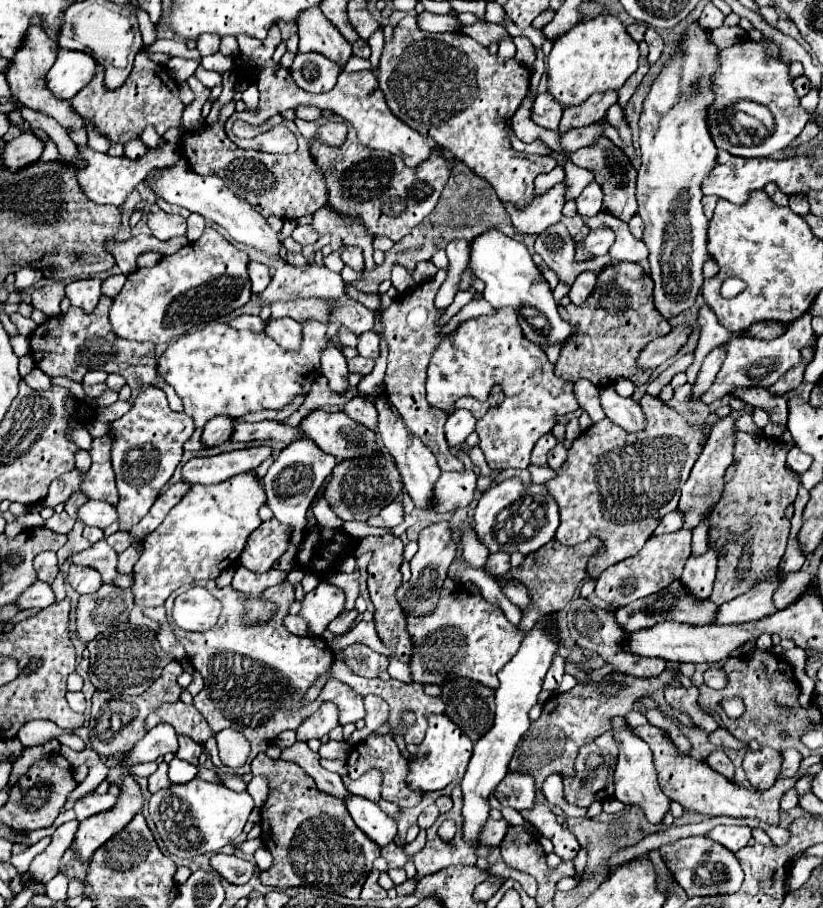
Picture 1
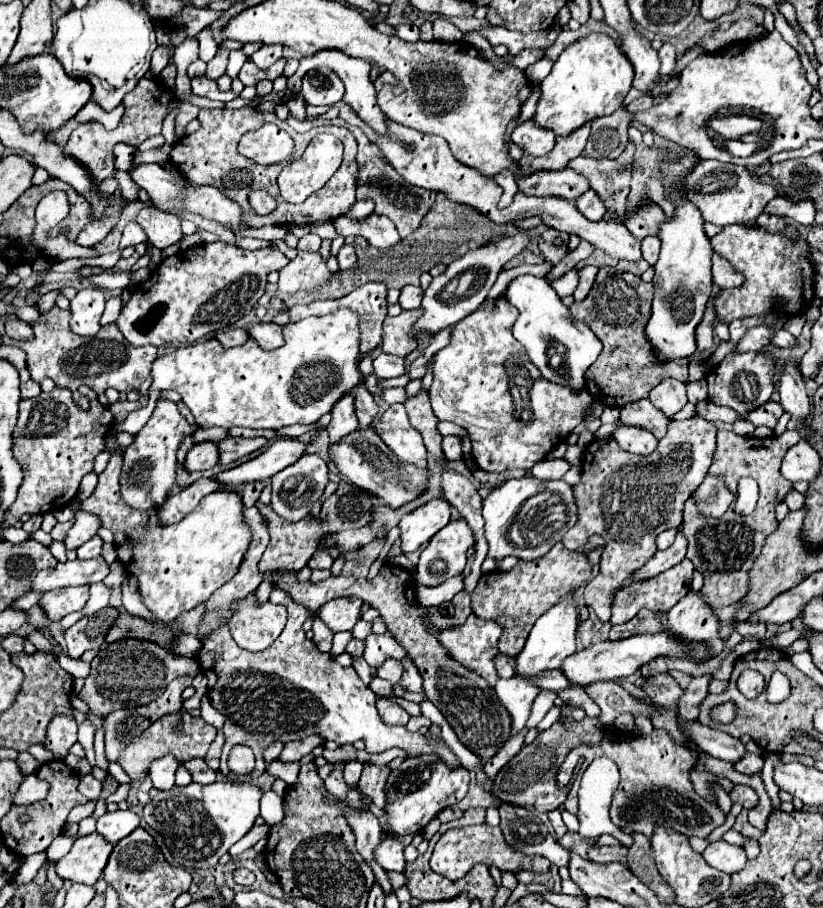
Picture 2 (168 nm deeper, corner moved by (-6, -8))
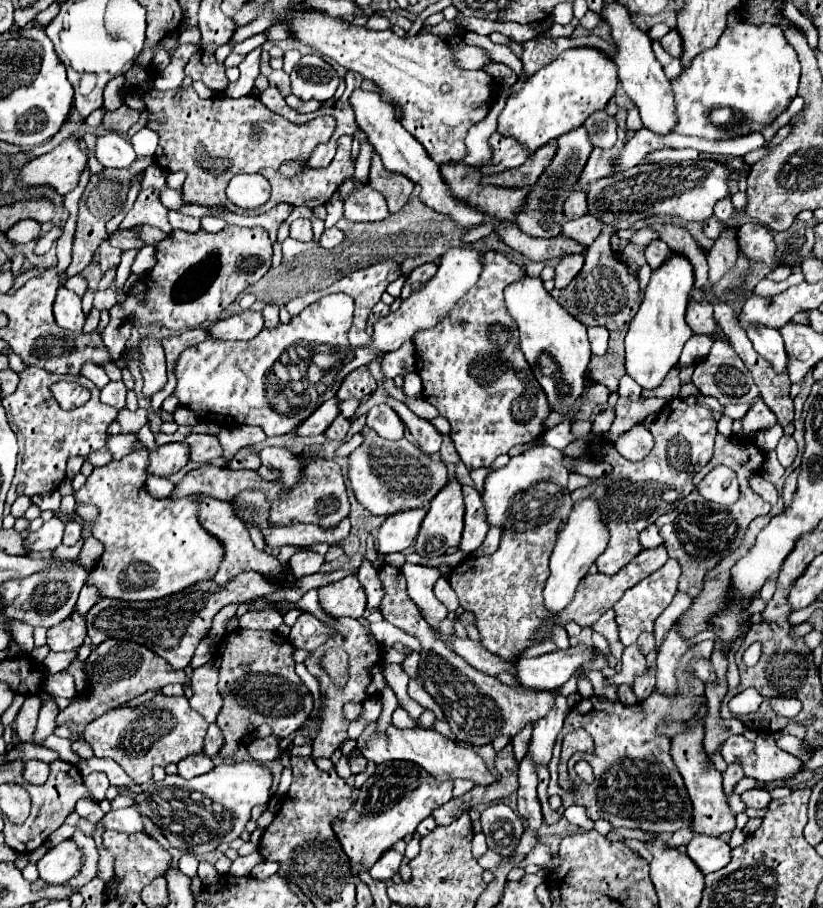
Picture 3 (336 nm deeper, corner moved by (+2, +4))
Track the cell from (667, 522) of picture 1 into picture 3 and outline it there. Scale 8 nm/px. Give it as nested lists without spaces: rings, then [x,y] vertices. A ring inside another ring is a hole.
[[[650,524],[648,528],[644,528],[640,534],[638,534],[638,540],[640,540],[640,546],[642,550],[648,550],[648,548],[656,548],[662,544],[662,538],[658,534],[658,528],[654,524]]]

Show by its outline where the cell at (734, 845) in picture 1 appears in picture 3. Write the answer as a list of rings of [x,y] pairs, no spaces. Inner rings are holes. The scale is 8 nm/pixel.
[[[694,836],[688,842],[688,856],[690,860],[704,872],[716,872],[730,862],[730,846],[722,838],[714,836]]]

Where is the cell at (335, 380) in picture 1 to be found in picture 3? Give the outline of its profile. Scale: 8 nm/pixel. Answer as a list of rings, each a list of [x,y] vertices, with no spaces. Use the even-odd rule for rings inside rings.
[[[338,416],[336,422],[332,422],[332,426],[324,434],[326,434],[326,438],[342,444],[344,438],[346,438],[346,434],[348,434],[348,430],[350,430],[350,422],[344,416]]]

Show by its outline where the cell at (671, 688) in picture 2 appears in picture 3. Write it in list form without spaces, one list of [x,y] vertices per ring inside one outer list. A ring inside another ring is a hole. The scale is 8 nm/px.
[[[636,644],[624,648],[624,654],[622,654],[622,670],[612,678],[616,680],[616,686],[620,684],[632,684],[634,676],[636,674],[644,674],[646,672],[646,660],[644,660],[644,654],[638,650]]]

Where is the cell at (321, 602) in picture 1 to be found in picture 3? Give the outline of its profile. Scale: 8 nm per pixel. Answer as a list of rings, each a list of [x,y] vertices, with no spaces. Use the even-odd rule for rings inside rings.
[[[346,576],[344,580],[318,588],[318,596],[324,612],[328,612],[334,618],[362,618],[366,610],[366,594],[356,576]]]

